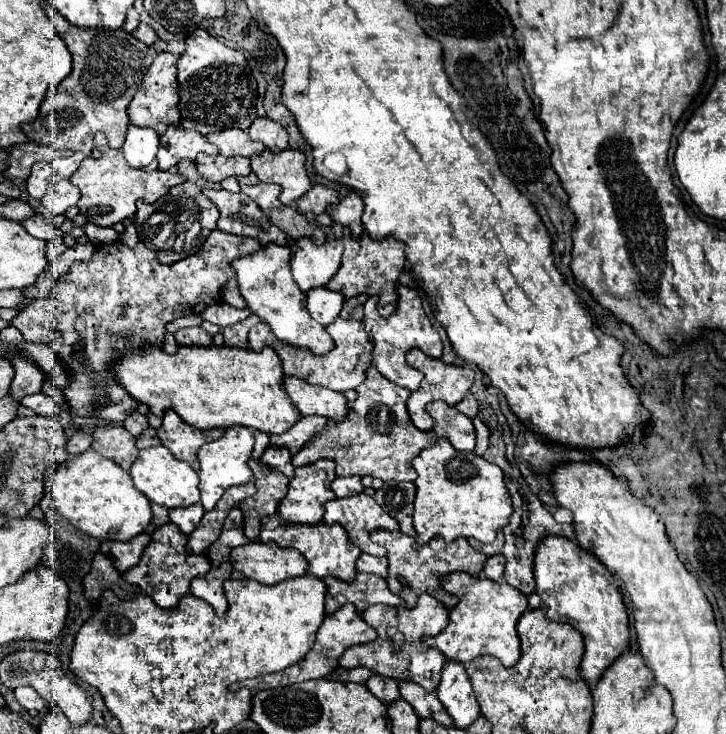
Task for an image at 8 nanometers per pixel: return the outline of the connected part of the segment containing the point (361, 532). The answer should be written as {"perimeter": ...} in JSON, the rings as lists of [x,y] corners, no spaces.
{"perimeter":[[[364,493],[356,497],[346,497],[346,499],[334,499],[324,505],[324,521],[328,525],[340,523],[348,539],[360,547],[364,553],[368,553],[368,533],[376,529],[386,529],[386,531],[398,531],[398,523],[376,505],[376,501]]]}

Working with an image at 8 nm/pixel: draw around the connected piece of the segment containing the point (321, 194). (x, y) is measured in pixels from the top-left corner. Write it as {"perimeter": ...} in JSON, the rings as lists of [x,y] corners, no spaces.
{"perimeter":[[[314,185],[308,193],[304,193],[296,201],[296,209],[302,215],[320,215],[326,211],[328,205],[334,205],[338,201],[338,193],[334,189],[328,189],[324,185]]]}

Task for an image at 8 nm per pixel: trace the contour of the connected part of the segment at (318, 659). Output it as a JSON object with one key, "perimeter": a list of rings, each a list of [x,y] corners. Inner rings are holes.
{"perimeter":[[[346,603],[336,613],[328,615],[324,619],[324,623],[320,625],[318,633],[316,633],[314,647],[310,649],[310,653],[302,661],[294,663],[292,667],[284,669],[280,673],[260,677],[258,679],[258,683],[260,683],[258,689],[274,689],[274,687],[284,687],[284,685],[292,685],[292,683],[302,683],[302,681],[308,681],[308,679],[320,679],[320,677],[328,675],[338,665],[338,657],[346,651],[346,647],[362,645],[362,643],[368,643],[368,641],[374,641],[374,639],[376,639],[376,631],[368,623],[362,621],[360,613],[356,611],[356,607],[352,603]]]}

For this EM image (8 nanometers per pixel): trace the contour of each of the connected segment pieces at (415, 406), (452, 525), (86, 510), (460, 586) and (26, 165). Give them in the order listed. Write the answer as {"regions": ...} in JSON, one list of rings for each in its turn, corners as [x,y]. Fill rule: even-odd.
{"regions":[[[[420,349],[408,351],[408,353],[406,353],[406,361],[408,361],[408,365],[412,365],[412,367],[416,367],[418,371],[424,373],[422,387],[420,387],[416,393],[412,393],[410,399],[408,399],[408,403],[406,403],[408,413],[410,413],[410,419],[412,419],[412,423],[414,423],[418,429],[430,431],[432,425],[434,425],[434,421],[432,421],[432,417],[430,417],[430,415],[426,413],[426,409],[424,409],[426,403],[430,403],[430,401],[444,401],[444,403],[448,403],[448,405],[460,403],[460,401],[468,395],[468,391],[470,391],[470,387],[472,387],[472,383],[474,383],[474,371],[472,371],[470,367],[448,365],[448,363],[444,363],[444,361],[440,361],[440,359],[432,359],[432,357],[424,355]]],[[[438,439],[432,447],[422,449],[412,461],[418,473],[414,501],[414,529],[418,543],[428,543],[440,535],[446,543],[459,537],[492,543],[498,529],[512,517],[512,503],[504,485],[502,471],[476,453],[460,453],[446,439]]],[[[92,449],[70,457],[53,471],[48,468],[44,490],[52,495],[53,505],[76,529],[96,539],[130,541],[132,537],[140,535],[152,519],[150,501],[134,487],[130,475],[114,461],[98,455]]],[[[502,555],[488,557],[482,573],[492,581],[488,581],[486,577],[484,579],[472,577],[468,573],[450,573],[440,577],[440,585],[448,593],[456,595],[460,601],[450,611],[450,623],[446,625],[446,629],[434,637],[424,637],[422,641],[428,647],[442,651],[446,659],[470,663],[480,655],[494,655],[506,667],[512,667],[520,659],[520,637],[516,633],[516,623],[520,615],[526,611],[528,601],[526,601],[526,595],[522,595],[518,589],[512,589],[512,585],[498,583],[502,581],[502,573],[504,573]]],[[[24,143],[24,145],[14,145],[8,149],[8,161],[6,161],[6,175],[14,179],[26,181],[30,167],[38,161],[52,163],[58,157],[70,155],[68,151],[58,151],[48,145],[38,145],[38,143]]]]}

